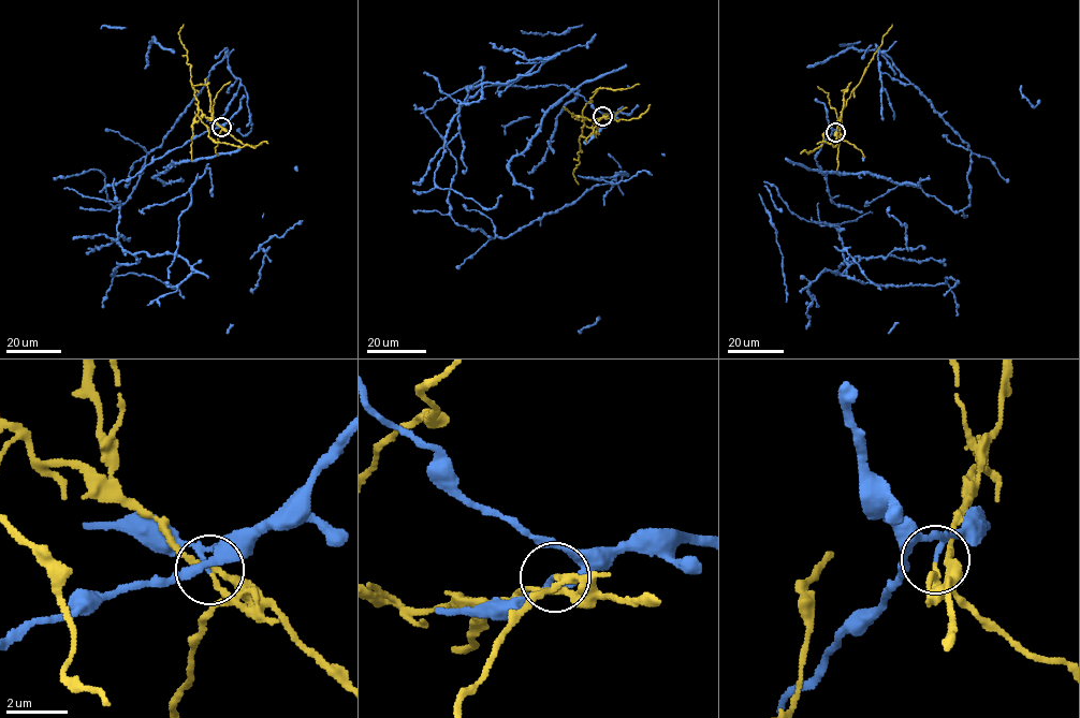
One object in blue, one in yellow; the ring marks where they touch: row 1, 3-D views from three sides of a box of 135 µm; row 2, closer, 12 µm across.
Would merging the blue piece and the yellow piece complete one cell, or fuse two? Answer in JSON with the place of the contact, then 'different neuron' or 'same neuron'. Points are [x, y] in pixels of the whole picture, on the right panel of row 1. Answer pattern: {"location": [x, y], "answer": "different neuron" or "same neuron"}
{"location": [835, 132], "answer": "different neuron"}

